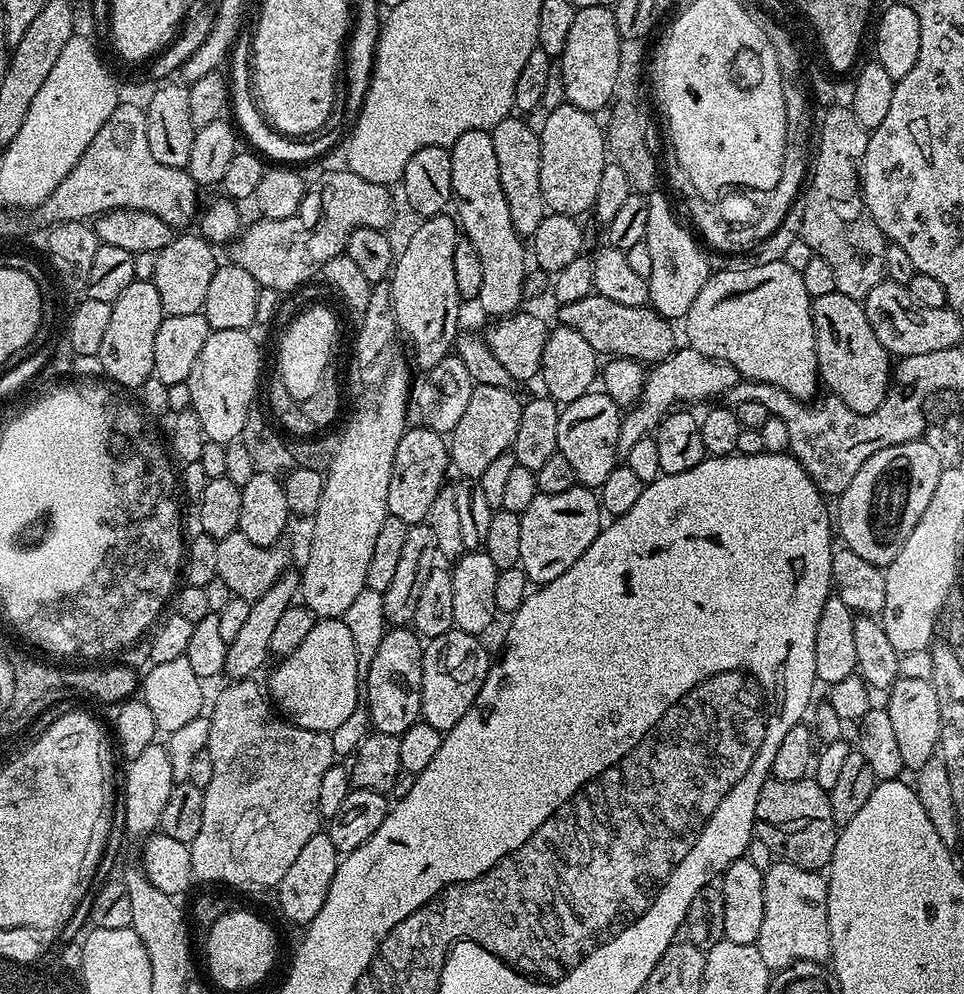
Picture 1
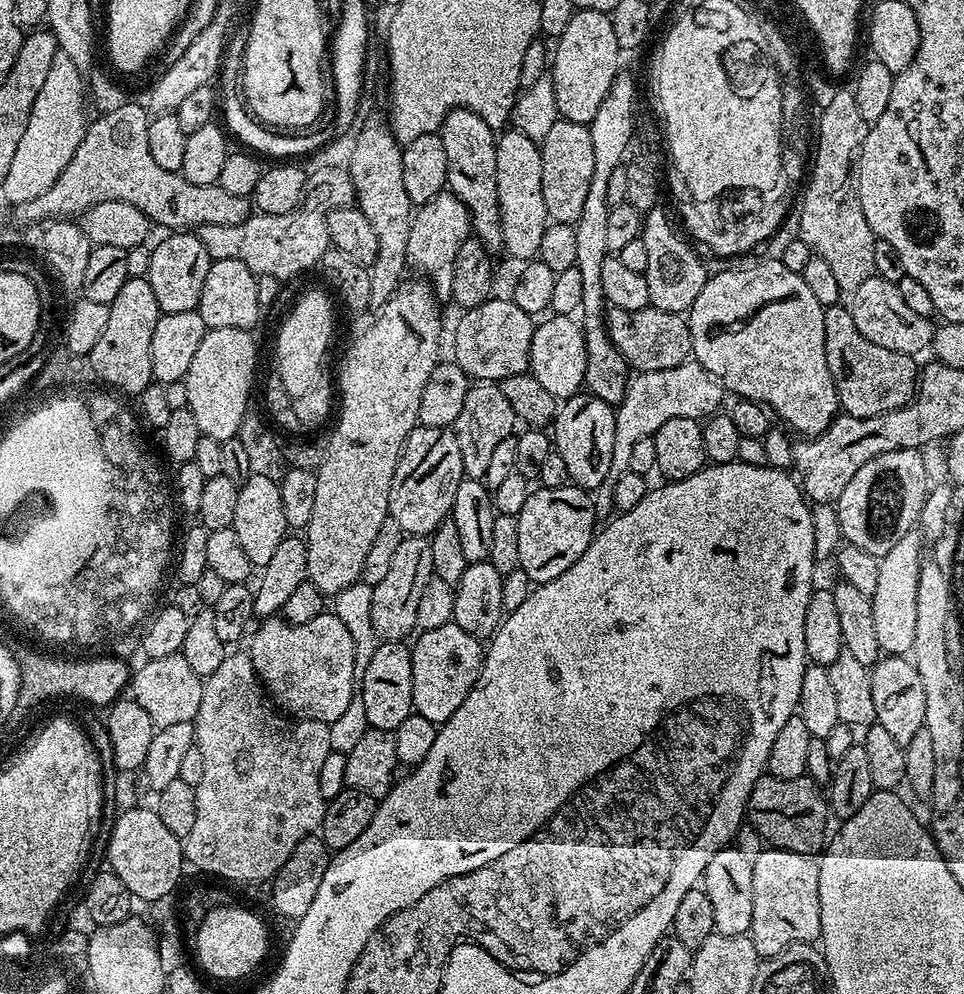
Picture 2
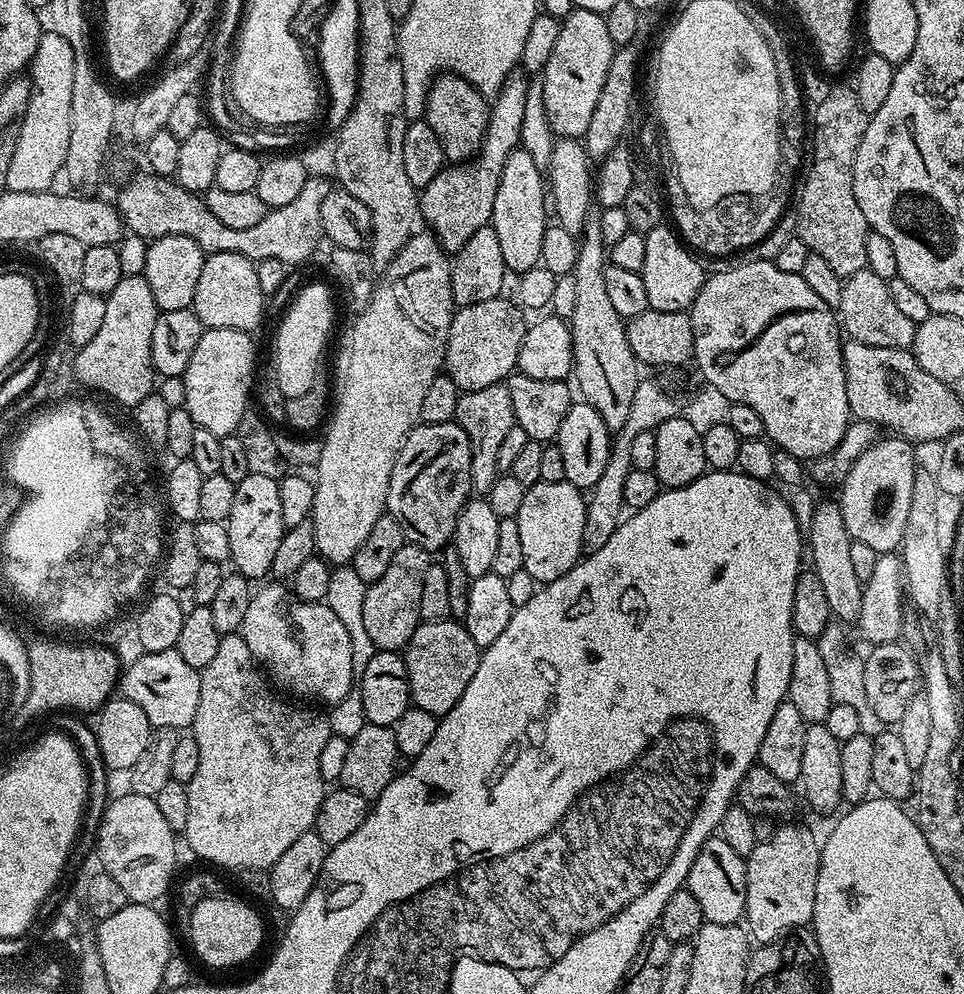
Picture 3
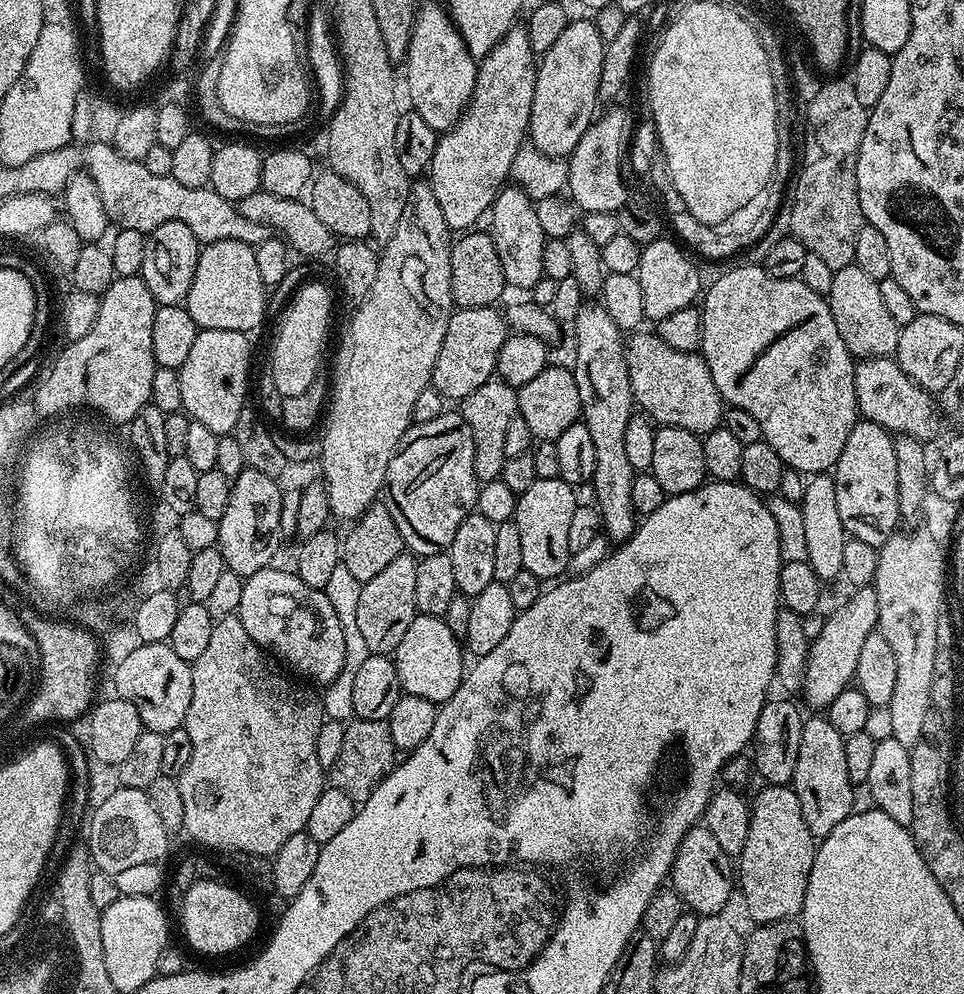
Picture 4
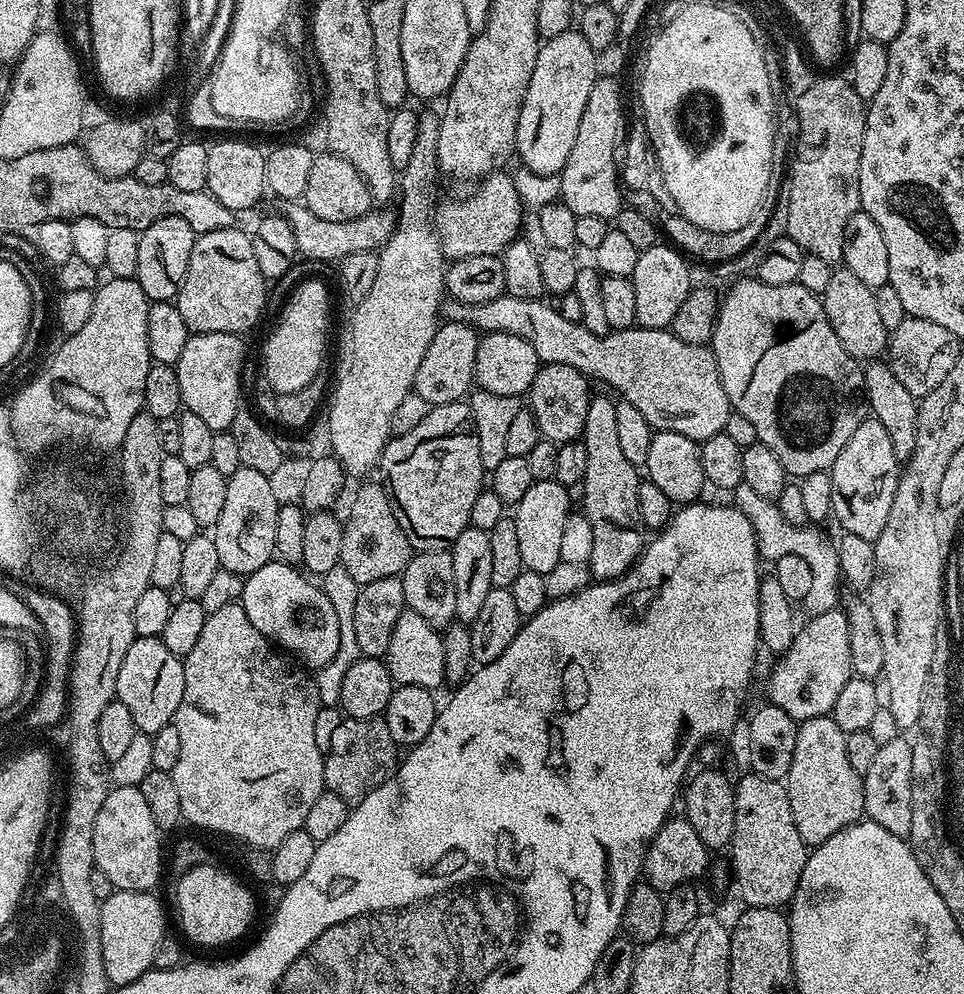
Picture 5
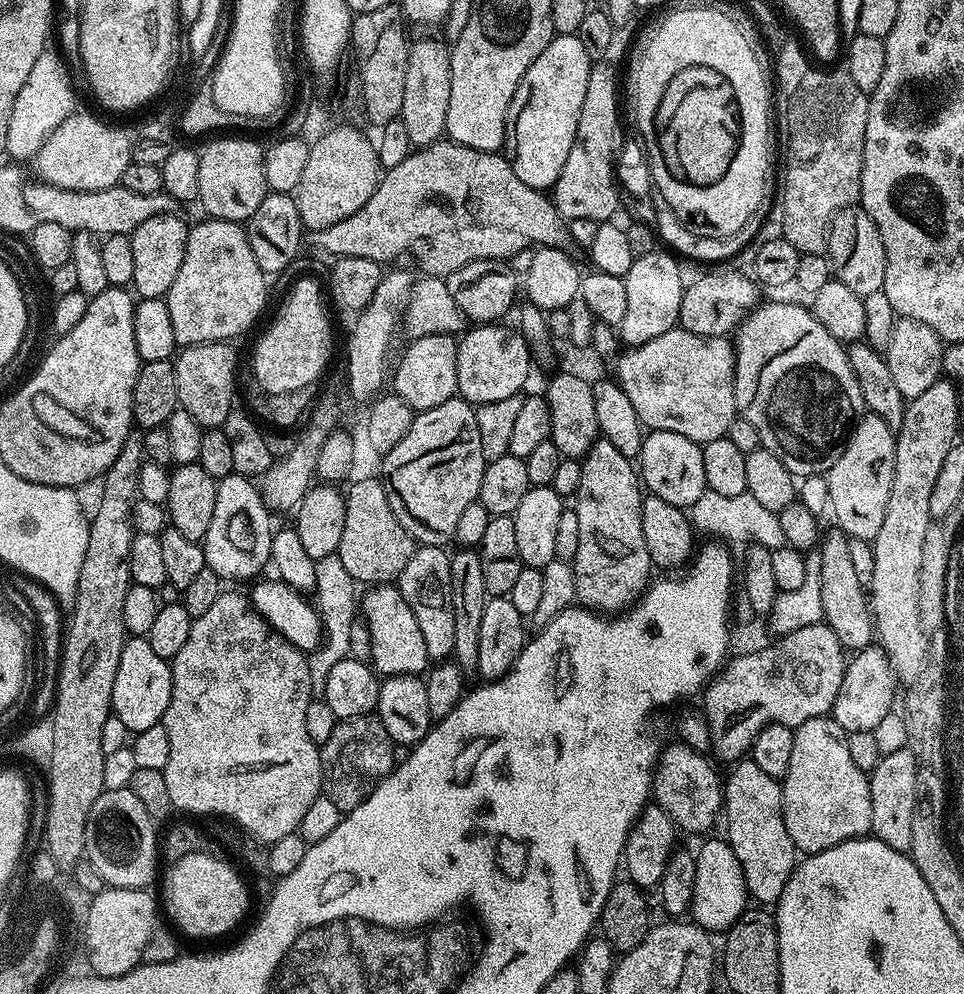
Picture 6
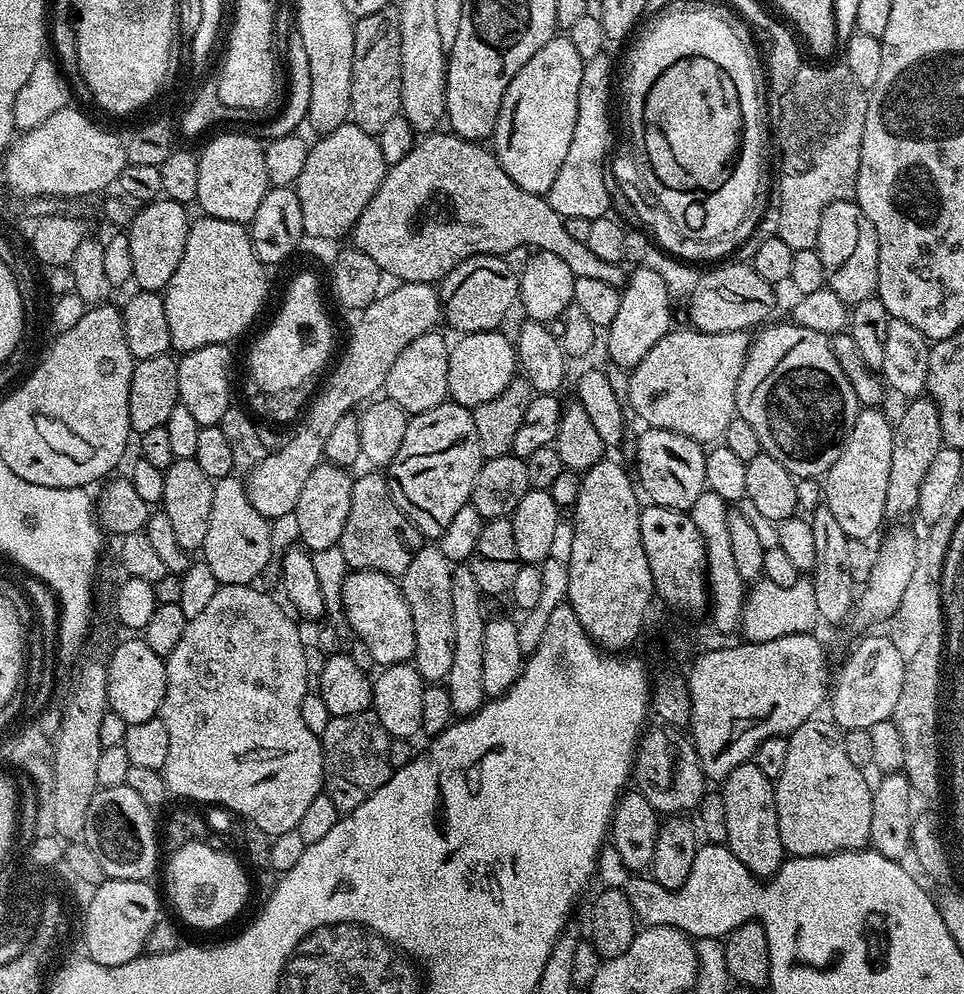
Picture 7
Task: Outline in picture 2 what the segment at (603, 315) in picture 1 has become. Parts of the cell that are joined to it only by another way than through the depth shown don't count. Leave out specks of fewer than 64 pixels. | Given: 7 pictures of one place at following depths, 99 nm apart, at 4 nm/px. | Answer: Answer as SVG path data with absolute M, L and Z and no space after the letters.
M651 306L642 310L607 309L604 325L612 339L612 345L620 351L629 369L637 373L673 369L690 360L692 343L690 326L679 312L667 312Z

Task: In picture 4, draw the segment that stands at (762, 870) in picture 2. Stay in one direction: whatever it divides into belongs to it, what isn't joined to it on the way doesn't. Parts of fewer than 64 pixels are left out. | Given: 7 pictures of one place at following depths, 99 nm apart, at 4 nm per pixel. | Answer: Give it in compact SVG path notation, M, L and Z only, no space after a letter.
M770 784L761 787L761 792L750 800L751 812L749 814L749 833L746 836L746 842L738 857L738 892L744 895L744 904L748 907L748 916L757 925L769 924L775 920L790 920L800 915L800 908L804 904L806 898L806 882L810 882L810 870L814 866L814 858L816 857L817 837L806 826L806 818L802 818L802 805L798 803L798 794L795 790L786 784Z

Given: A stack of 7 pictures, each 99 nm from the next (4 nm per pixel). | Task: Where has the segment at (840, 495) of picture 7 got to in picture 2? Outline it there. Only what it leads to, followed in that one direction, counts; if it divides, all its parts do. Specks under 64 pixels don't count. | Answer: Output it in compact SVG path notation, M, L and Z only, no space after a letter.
M907 448L894 450L886 454L878 454L878 458L870 458L854 478L842 490L842 498L838 498L834 505L836 520L840 523L840 532L847 543L858 546L877 558L885 556L899 540L906 538L906 534L917 527L920 511L930 491L928 484L928 464L924 461L923 451Z

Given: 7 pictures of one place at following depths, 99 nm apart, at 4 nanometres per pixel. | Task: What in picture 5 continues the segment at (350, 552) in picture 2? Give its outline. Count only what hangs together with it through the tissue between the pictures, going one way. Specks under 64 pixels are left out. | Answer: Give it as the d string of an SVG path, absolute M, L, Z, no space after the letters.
M435 111L420 116L412 157L398 176L400 208L398 207L396 217L396 229L384 247L379 249L378 274L374 278L374 287L370 289L370 294L366 294L366 302L360 308L359 316L356 316L356 364L352 364L352 376L344 376L344 384L339 384L340 396L330 396L330 452L340 461L349 477L364 476L371 468L373 471L379 465L380 456L393 435L394 410L398 410L402 398L413 391L418 366L422 366L422 358L426 358L426 350L442 320L442 305L446 300L446 257L434 227L434 213L438 207L436 176L441 175L438 162L439 129L440 118Z

